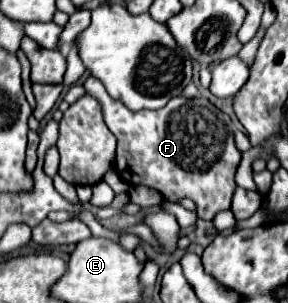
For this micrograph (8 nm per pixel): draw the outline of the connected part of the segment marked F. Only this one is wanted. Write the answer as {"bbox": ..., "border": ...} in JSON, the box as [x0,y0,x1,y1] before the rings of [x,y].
{"bbox":[83,76,241,220],"border":[[[89,76],[83,86],[103,106],[105,124],[117,138],[115,170],[119,172],[119,176],[127,184],[155,188],[169,202],[177,202],[179,198],[191,198],[197,204],[199,218],[203,218],[203,220],[213,220],[217,212],[223,212],[223,210],[231,208],[231,198],[233,198],[233,192],[237,188],[235,170],[239,166],[241,152],[237,150],[237,146],[233,142],[233,124],[231,124],[231,118],[225,112],[221,112],[217,106],[213,106],[203,96],[193,98],[193,100],[189,100],[185,96],[177,96],[161,110],[131,112],[129,108],[125,108],[123,102],[113,100],[107,94],[107,90],[103,88],[103,84],[99,80],[95,80],[93,76]]]}

